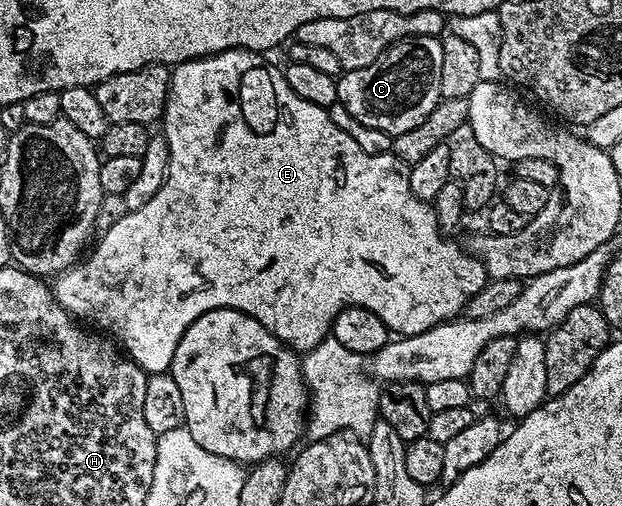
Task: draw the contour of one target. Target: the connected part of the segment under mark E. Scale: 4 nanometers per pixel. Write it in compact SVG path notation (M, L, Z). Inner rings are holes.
M227 51L225 53L215 53L210 58L200 57L196 61L186 61L182 65L173 66L170 74L170 97L166 100L166 111L162 114L162 120L160 122L160 128L163 129L161 129L161 132L165 136L166 142L168 143L168 151L170 152L166 182L160 187L160 191L156 191L156 195L152 195L152 199L148 199L148 203L144 203L144 207L127 211L124 219L120 223L116 223L107 233L101 234L101 236L97 238L98 246L96 246L96 241L96 244L93 246L93 249L95 248L94 254L92 254L90 258L87 256L85 259L79 260L78 264L72 266L72 268L66 270L64 273L57 274L57 276L53 278L52 288L54 298L70 312L71 317L81 319L83 322L95 321L95 323L99 325L99 327L97 326L99 330L107 329L107 331L102 331L105 331L107 334L115 333L115 335L110 335L117 338L121 348L125 350L130 360L138 364L147 375L164 373L169 370L170 364L172 363L172 355L176 351L178 341L184 335L184 331L196 318L207 313L209 309L239 309L242 313L246 313L252 319L259 321L269 333L276 335L276 339L282 342L287 349L292 349L299 355L305 355L310 349L317 347L317 345L328 336L331 330L333 330L336 315L340 315L340 311L344 311L349 305L364 307L368 311L380 315L380 319L384 319L384 323L390 328L391 334L411 337L417 333L428 331L433 325L440 325L444 321L457 318L459 314L465 310L470 298L484 288L488 282L486 268L483 267L481 260L479 260L473 252L467 251L467 253L465 253L456 242L450 241L454 239L439 232L437 215L434 211L433 204L428 201L418 201L416 195L412 193L410 170L399 157L395 157L393 152L369 153L368 151L364 151L360 147L360 143L356 143L350 135L347 133L339 133L338 129L330 123L329 116L324 115L323 110L314 108L314 105L307 101L300 101L297 95L290 92L283 78L281 76L274 77L273 71L266 69L265 63L258 61L258 57L259 54L254 51ZM410 249L414 249L414 329L410 329L410 325L406 325L406 321L410 321L410 297L406 297L406 277L410 277L410 273L406 273L406 265L410 265Z

